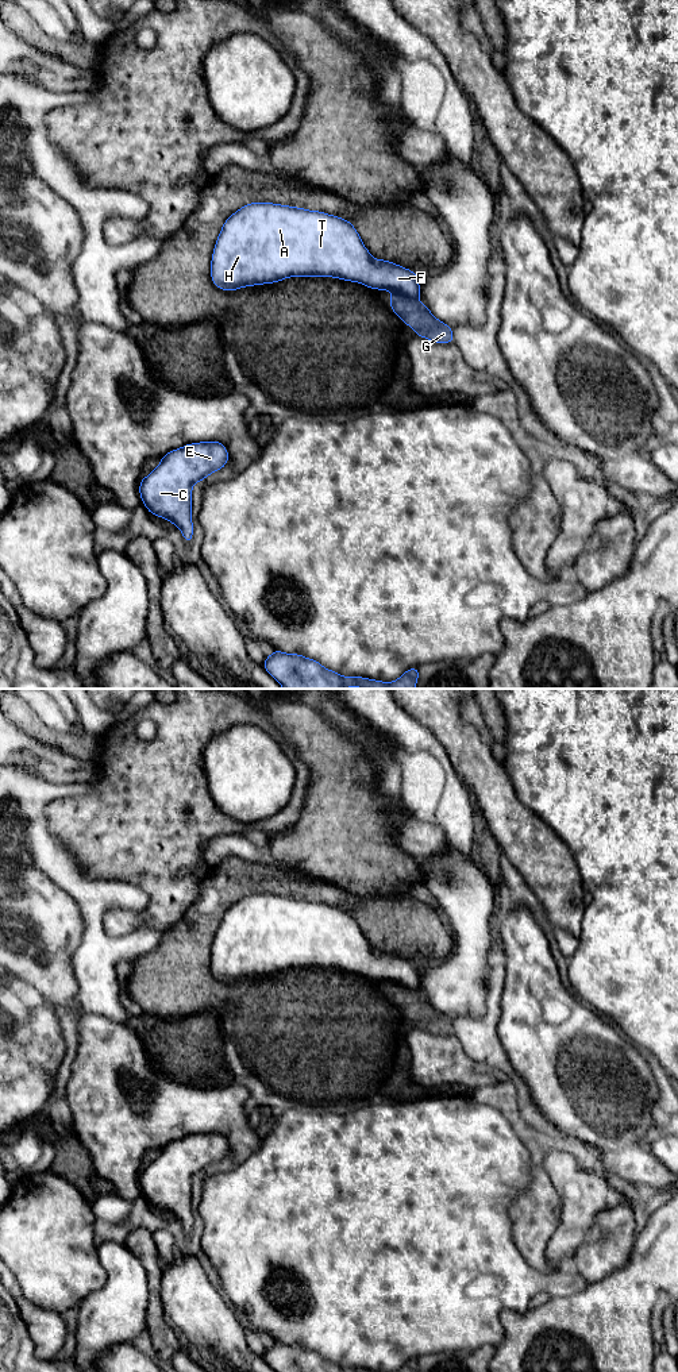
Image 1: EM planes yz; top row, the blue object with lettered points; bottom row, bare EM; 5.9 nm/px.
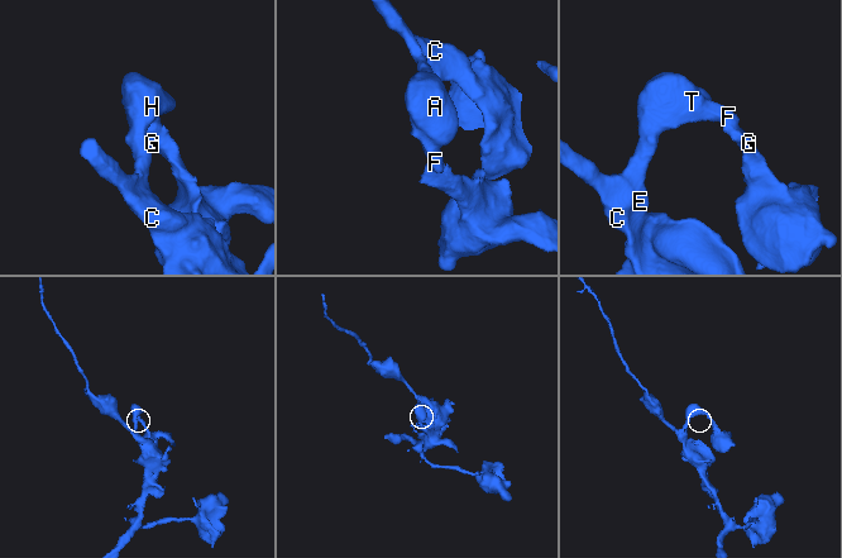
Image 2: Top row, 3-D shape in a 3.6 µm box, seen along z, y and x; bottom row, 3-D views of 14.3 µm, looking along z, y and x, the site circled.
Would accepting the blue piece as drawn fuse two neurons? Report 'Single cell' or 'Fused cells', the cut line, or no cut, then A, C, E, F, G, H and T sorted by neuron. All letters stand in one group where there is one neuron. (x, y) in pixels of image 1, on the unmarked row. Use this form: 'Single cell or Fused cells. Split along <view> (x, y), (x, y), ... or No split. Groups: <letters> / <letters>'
Fused cells. Split along yz (397, 983), (418, 990). Groups: A C E F H T / G

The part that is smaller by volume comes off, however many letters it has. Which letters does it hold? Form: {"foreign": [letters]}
{"foreign": ["G"]}

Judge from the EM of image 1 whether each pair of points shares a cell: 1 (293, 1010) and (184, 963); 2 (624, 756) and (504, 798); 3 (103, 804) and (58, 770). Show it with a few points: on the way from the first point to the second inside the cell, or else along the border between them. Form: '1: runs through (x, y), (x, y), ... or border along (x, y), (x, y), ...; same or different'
1: runs through (266, 1010), (250, 1010), (211, 990); same
2: border along (504, 767), (516, 796), (539, 816); different
3: border along (97, 763), (101, 777), (89, 786); different

